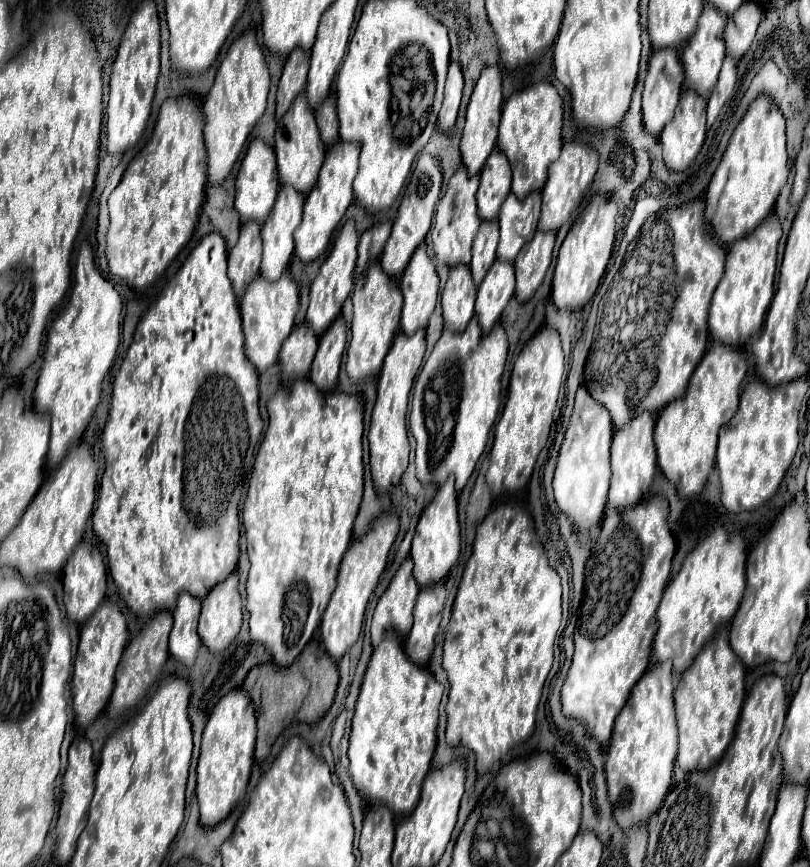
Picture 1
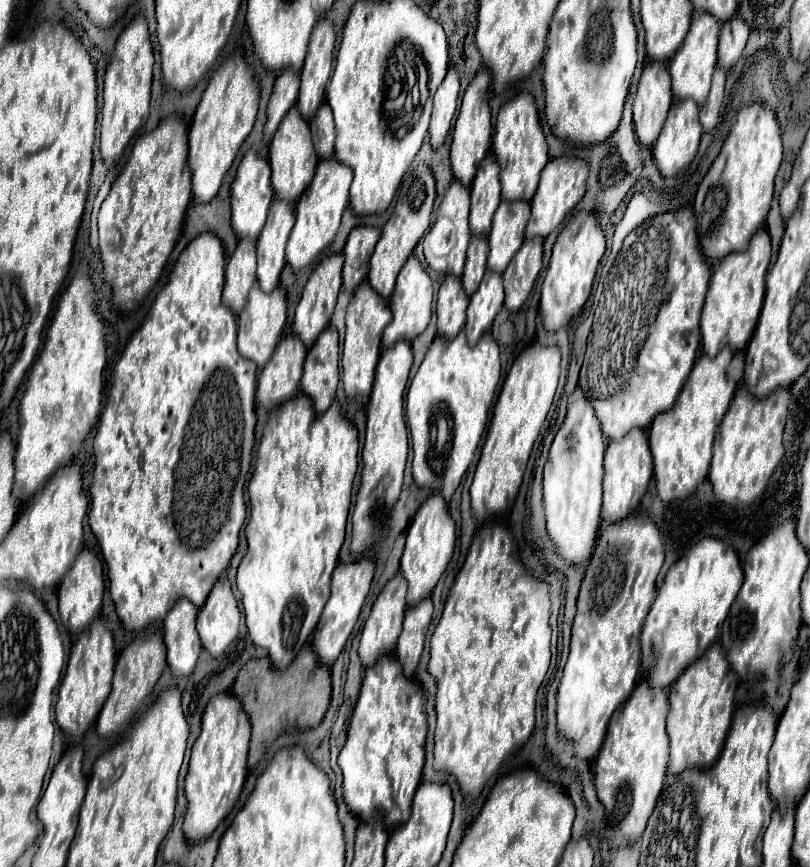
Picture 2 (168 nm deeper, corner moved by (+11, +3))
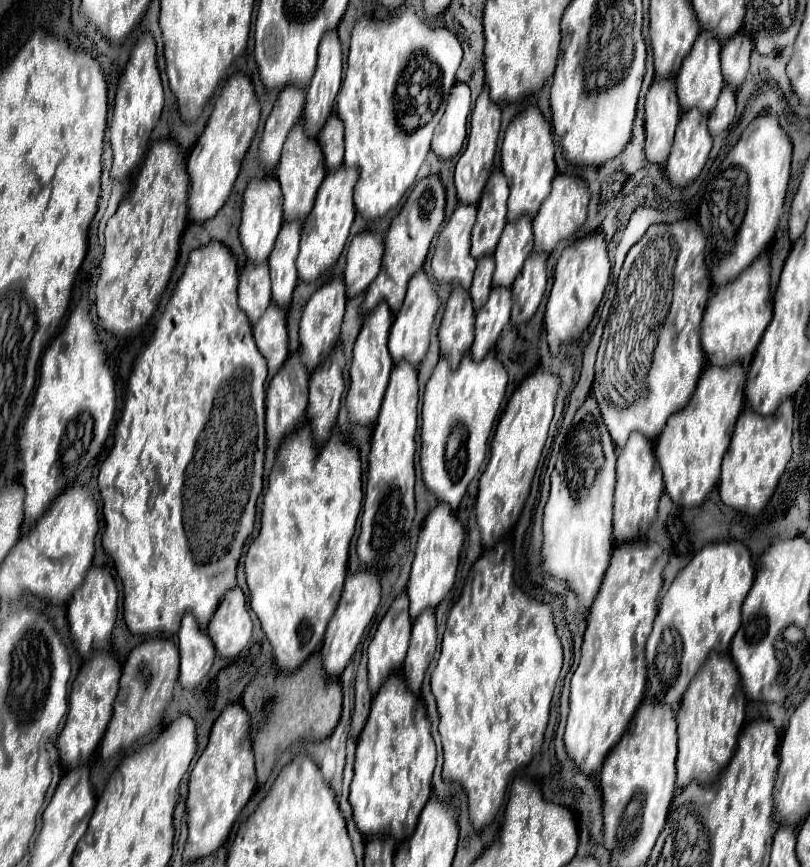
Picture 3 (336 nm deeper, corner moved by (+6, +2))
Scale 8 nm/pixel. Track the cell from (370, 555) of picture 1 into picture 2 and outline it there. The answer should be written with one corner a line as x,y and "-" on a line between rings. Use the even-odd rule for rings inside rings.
358,560
358,562
352,562
352,564
338,564
334,568
334,574
332,574
332,592
330,592
330,598
324,606
324,612
320,616
320,622
318,622
318,630
314,632
314,648
316,648
316,654
320,658
320,662
332,666
334,660
338,658
338,654
342,652
348,636
352,634
352,628
358,620
358,614
360,614
360,608
368,596
368,590
370,590
370,582
372,582
372,576
374,576
374,562
372,560

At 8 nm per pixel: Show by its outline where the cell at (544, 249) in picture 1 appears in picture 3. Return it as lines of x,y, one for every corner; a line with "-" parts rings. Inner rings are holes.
533,253
525,261
523,271
517,275
517,279
511,287
513,301
515,301
515,309
511,315
513,325
525,323
535,315
535,311
545,295
545,285
547,285
545,263
547,263
547,255

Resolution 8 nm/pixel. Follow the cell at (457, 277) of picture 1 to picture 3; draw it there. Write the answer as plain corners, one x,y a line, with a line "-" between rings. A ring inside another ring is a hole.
453,285
451,297
445,305
443,319
439,325
439,347
441,355
449,359
449,365
455,369
461,357
471,349
473,343
473,303
467,291

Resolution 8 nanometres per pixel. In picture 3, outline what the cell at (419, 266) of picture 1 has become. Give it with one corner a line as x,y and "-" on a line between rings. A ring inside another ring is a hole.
419,271
417,275
413,275
413,279
409,281
409,289
407,289
407,297
403,301
401,311
395,317
395,323
391,327
391,335
389,335
389,351
393,355
393,361
407,361
413,367
419,367
419,363
423,361
427,349
429,349
429,337
431,337
431,327
435,321
435,313
439,309
439,297
433,289
433,283
427,279
425,271

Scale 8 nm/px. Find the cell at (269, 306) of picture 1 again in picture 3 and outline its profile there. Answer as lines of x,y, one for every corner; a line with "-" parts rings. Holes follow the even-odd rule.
269,305
269,311
255,323
253,335
259,351
267,357
269,379
281,369
289,355
289,337
287,337
287,313
277,305

